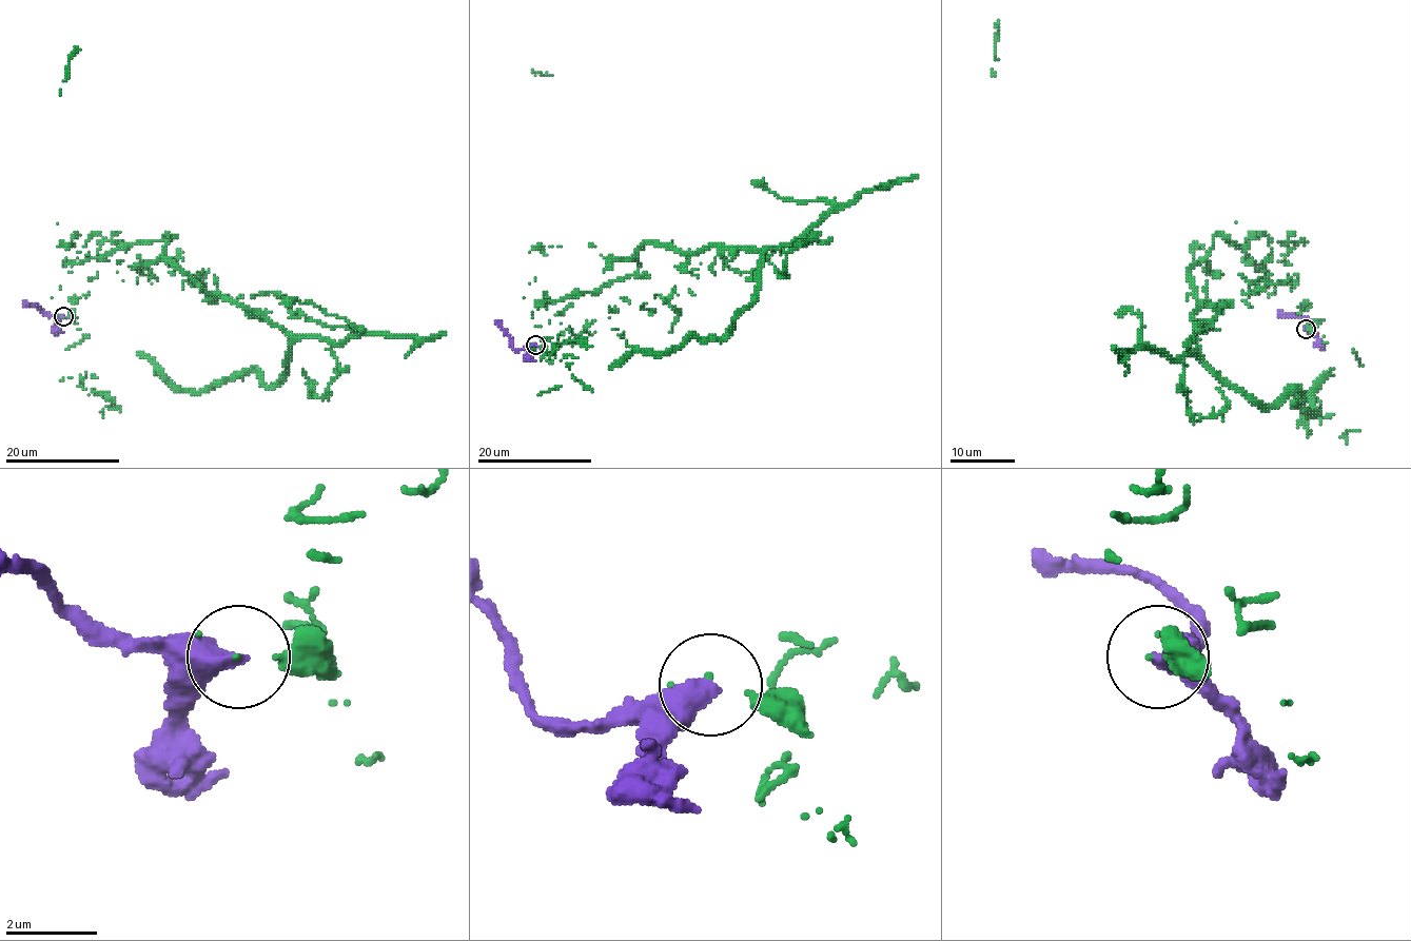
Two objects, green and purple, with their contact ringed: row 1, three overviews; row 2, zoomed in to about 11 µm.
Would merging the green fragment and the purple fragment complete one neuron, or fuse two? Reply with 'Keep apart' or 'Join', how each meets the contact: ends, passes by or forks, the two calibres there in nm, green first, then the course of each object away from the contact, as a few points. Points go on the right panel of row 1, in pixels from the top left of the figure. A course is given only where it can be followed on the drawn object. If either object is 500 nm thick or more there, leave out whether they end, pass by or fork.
Keep apart. At the ring green ends. At the ring purple ends. Thickness 60 nm (green) against 480 nm. Course of green: (1305, 329), (1286, 256), (1256, 263), (1218, 233), (1190, 270), (1199, 356), (1313, 413), (1331, 373), (1348, 443). Course of purple: (1305, 329), (1312, 326), (1297, 316), (1280, 316), (1277, 313)

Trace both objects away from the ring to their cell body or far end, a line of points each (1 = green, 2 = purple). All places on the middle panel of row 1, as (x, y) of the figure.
1: (535, 344), (570, 330), (557, 301), (638, 274), (646, 242), (761, 251), (725, 335), (574, 381)
2: (535, 344), (515, 350), (510, 337), (494, 319)

